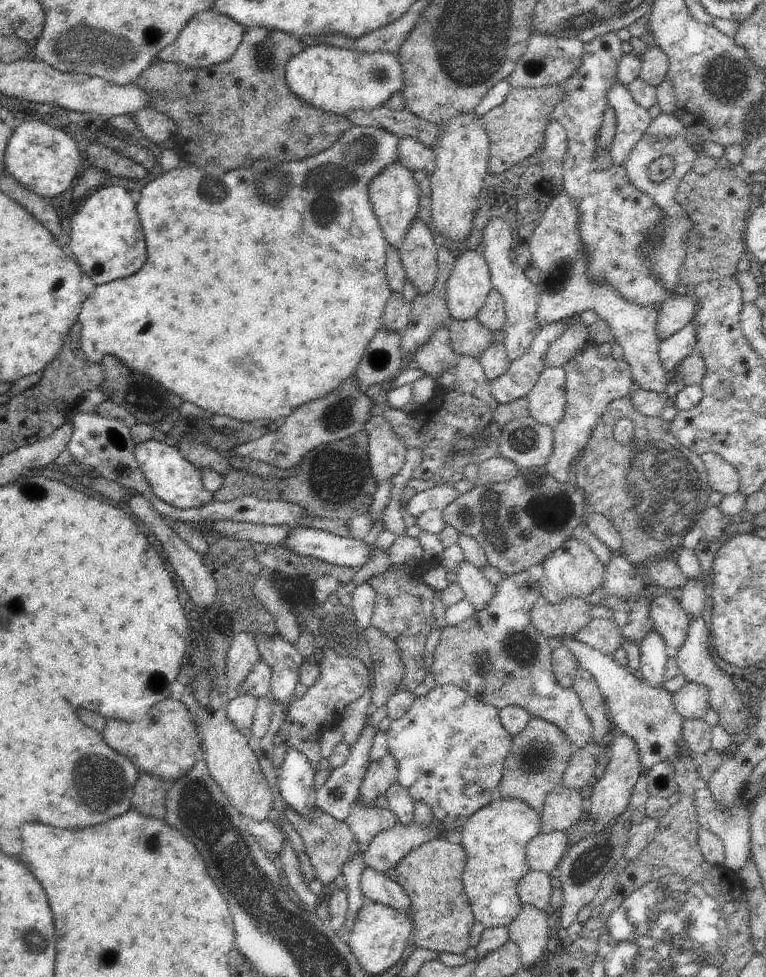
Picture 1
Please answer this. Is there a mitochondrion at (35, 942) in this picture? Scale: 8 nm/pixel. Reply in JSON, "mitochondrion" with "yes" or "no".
{"mitochondrion":"yes"}

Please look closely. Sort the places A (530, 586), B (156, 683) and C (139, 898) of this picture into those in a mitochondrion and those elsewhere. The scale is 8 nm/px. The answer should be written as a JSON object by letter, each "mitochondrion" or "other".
{"A":"other","B":"mitochondrion","C":"other"}

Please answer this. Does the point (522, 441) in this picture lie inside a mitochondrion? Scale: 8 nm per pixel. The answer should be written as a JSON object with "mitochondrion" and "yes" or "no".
{"mitochondrion":"yes"}

